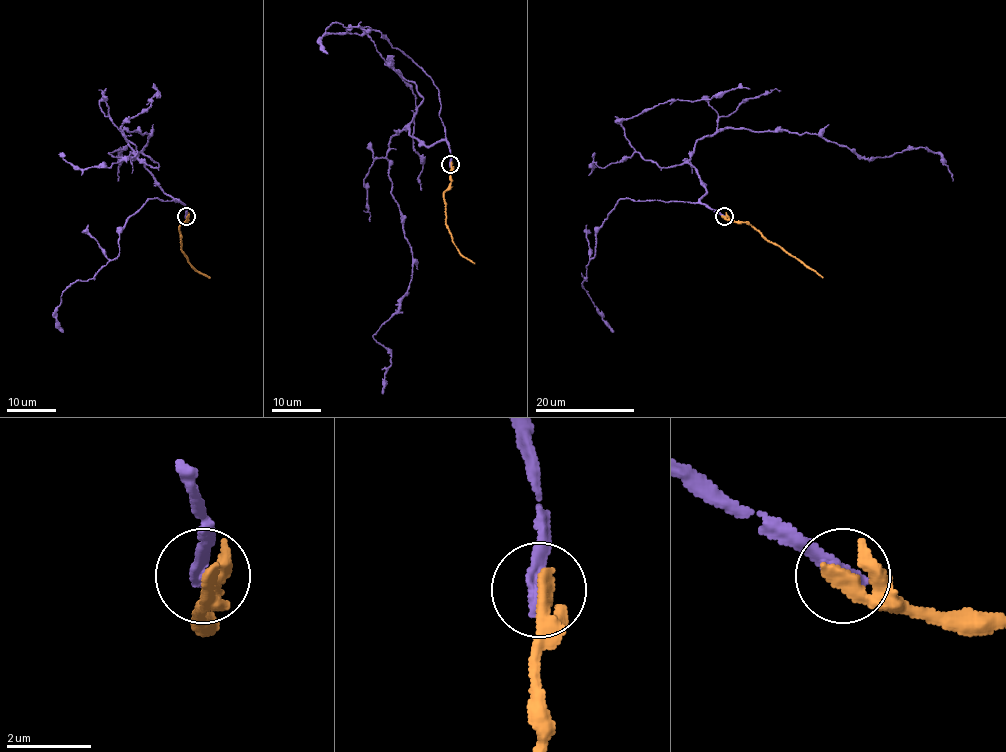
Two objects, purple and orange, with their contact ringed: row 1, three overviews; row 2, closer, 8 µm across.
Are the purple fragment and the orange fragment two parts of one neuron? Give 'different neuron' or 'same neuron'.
different neuron

